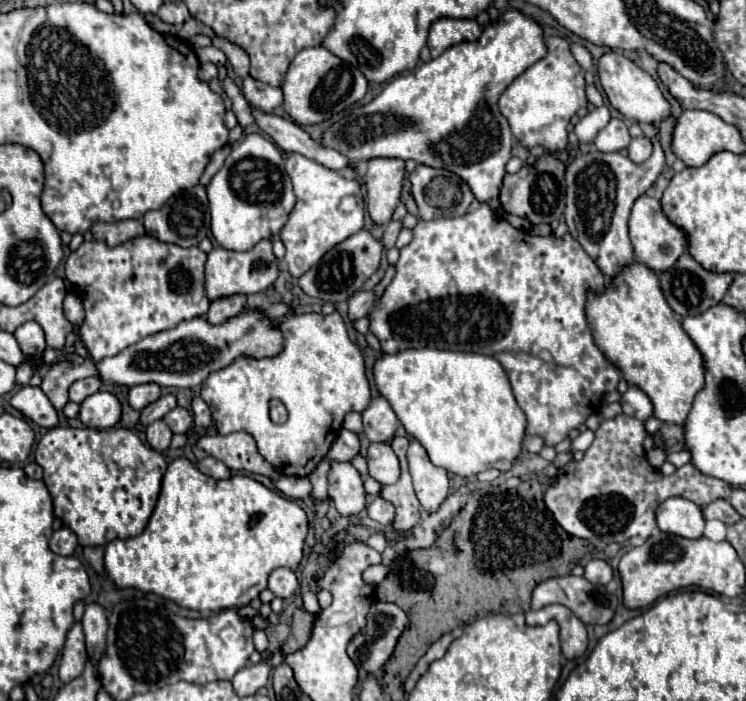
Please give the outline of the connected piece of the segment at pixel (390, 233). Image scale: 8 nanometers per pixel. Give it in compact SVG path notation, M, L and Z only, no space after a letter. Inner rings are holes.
M390 221L390 223L386 225L384 235L382 235L382 245L384 245L384 249L392 249L392 247L394 247L400 229L402 229L402 223L400 223L400 221Z

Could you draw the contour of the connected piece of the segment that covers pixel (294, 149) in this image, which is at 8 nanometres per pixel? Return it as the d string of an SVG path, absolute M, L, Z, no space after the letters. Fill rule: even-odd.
M252 109L252 111L254 111L256 123L260 125L260 129L264 129L280 149L290 151L290 153L300 153L312 161L322 163L324 167L328 167L332 171L346 171L348 169L348 157L346 155L314 141L294 121L282 119L278 115L268 115L268 113L256 111L256 109Z

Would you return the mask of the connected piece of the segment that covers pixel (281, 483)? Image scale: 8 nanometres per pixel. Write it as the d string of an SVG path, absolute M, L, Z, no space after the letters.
M282 475L278 481L274 481L274 485L278 491L282 491L290 499L306 499L312 495L312 483L308 477Z

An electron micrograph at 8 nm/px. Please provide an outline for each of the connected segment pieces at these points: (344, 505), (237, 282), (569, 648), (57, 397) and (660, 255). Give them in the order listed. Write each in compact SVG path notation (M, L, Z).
M332 463L328 495L344 517L354 517L366 509L366 491L352 463Z
M268 239L258 241L252 249L248 251L228 251L224 247L214 247L208 253L208 261L206 261L206 291L210 299L218 299L218 297L228 297L228 295L250 295L250 293L258 293L264 291L266 287L270 287L276 277L278 277L278 257L272 253L272 243Z
M546 605L538 611L528 611L526 613L526 623L528 625L546 625L548 621L556 621L560 627L560 645L562 645L562 655L566 659L578 659L586 653L588 647L588 633L582 621L570 613L564 605Z
M84 359L82 365L74 365L74 363L58 363L52 365L48 369L48 373L42 379L42 391L48 395L48 399L52 401L52 405L62 411L62 407L68 401L68 387L82 377L90 377L90 375L98 375L94 369L94 361L92 359Z
M642 195L642 197L636 199L636 203L632 207L632 213L630 213L628 227L630 227L630 237L632 237L636 259L640 263L648 265L656 273L668 271L688 251L688 233L684 229L680 229L678 225L674 225L664 215L660 199L656 199L656 197Z

